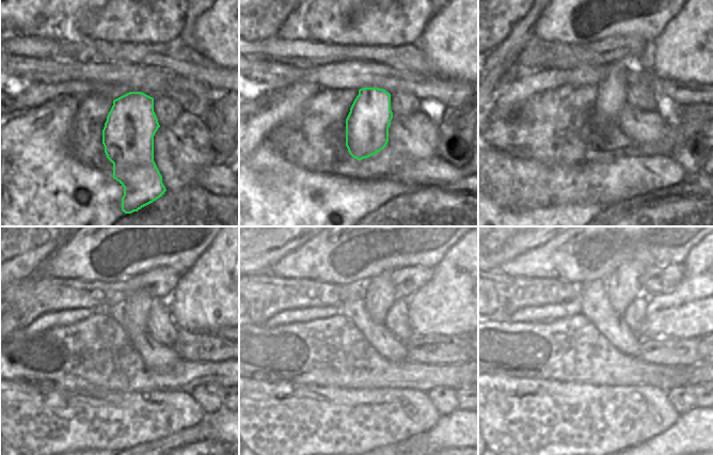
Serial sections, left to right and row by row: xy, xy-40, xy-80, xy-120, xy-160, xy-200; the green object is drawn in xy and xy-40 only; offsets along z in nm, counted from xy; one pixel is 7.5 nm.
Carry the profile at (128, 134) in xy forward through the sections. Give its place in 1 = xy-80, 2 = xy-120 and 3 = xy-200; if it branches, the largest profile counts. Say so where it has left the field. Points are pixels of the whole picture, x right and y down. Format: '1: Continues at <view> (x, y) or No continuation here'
1: Continues at xy-80 (611, 99)
2: Continues at xy-120 (137, 306)
3: Continues at xy-200 (623, 285).

